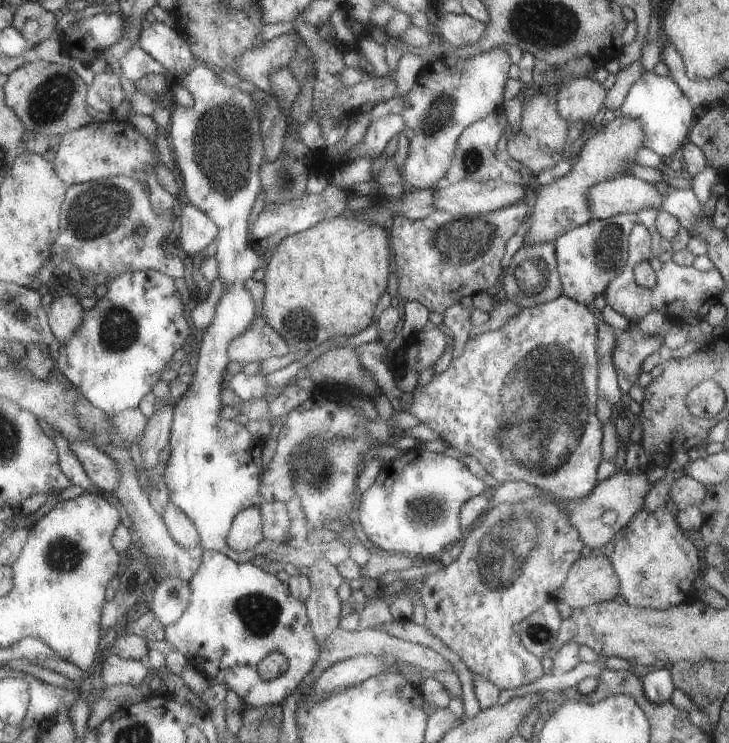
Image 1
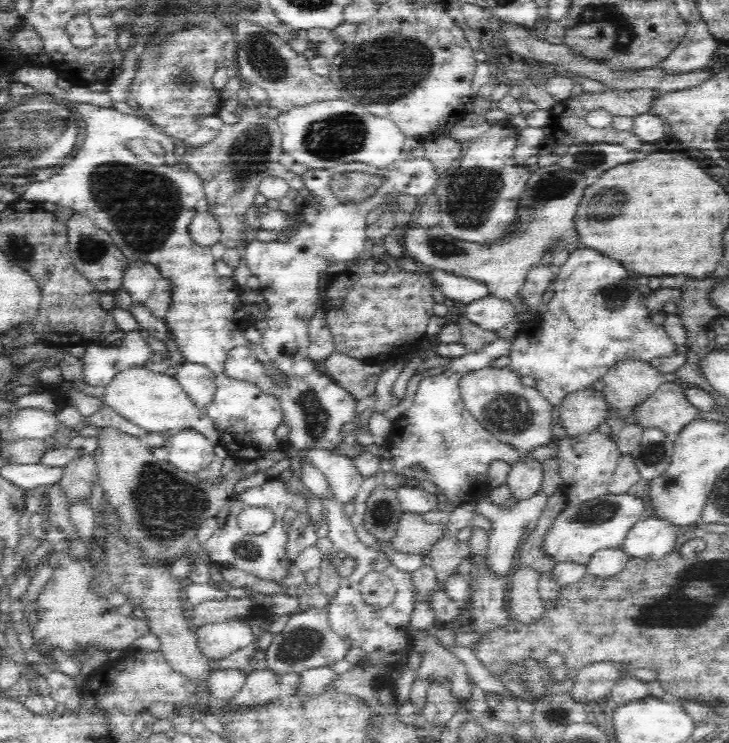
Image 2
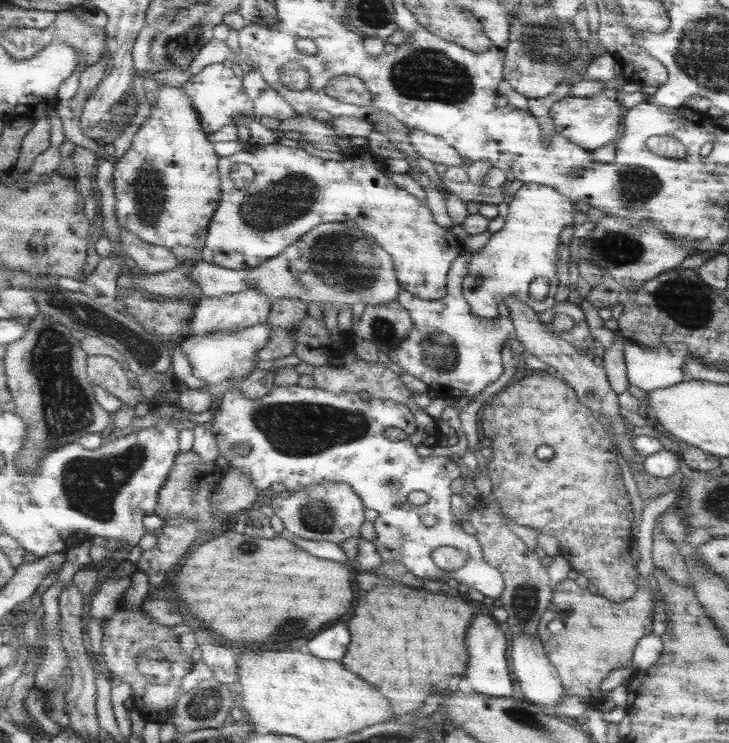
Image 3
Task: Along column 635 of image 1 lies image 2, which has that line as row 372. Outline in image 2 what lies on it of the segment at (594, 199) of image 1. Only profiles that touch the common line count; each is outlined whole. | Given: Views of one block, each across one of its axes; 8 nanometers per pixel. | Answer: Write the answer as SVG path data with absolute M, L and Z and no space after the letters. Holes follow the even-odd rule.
M182 364L176 370L176 380L192 406L200 414L208 416L212 404L216 402L216 376L202 364Z

